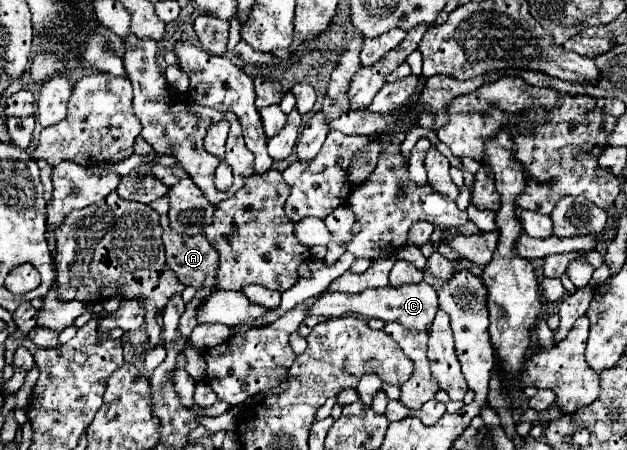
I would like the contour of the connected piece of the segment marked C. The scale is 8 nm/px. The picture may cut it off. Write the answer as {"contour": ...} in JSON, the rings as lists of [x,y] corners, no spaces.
{"contour":[[[419,282],[419,284],[407,284],[401,288],[375,288],[375,290],[363,290],[359,294],[347,294],[347,292],[323,292],[315,298],[311,304],[309,316],[321,316],[321,318],[339,318],[345,314],[359,314],[363,318],[381,318],[383,322],[399,322],[403,328],[427,332],[433,324],[435,312],[437,312],[437,292],[433,286]]]}

